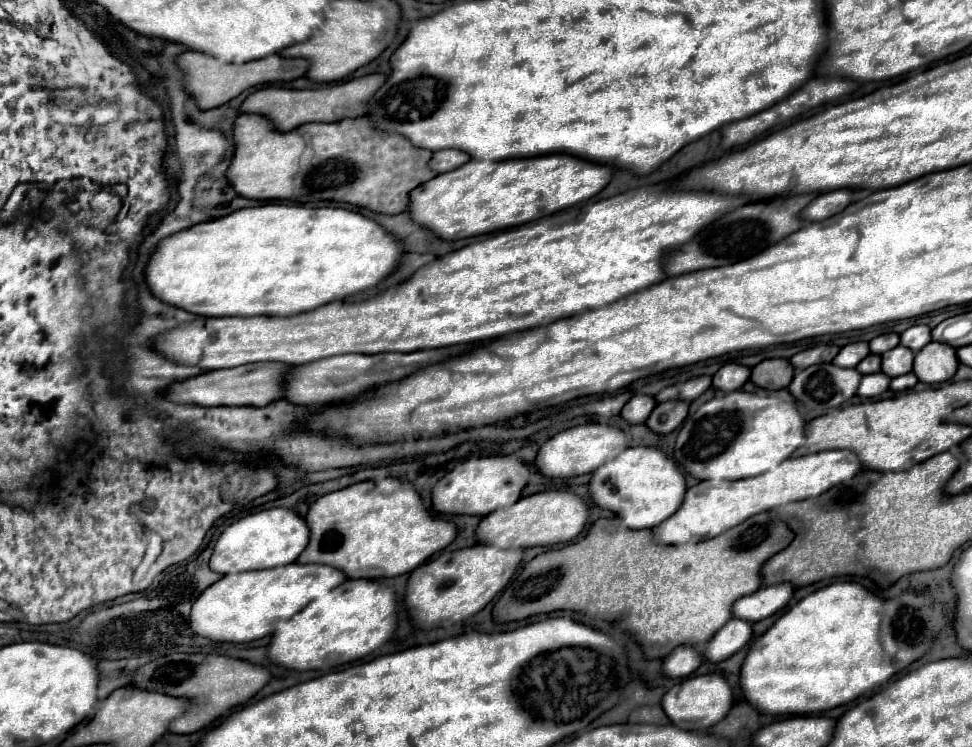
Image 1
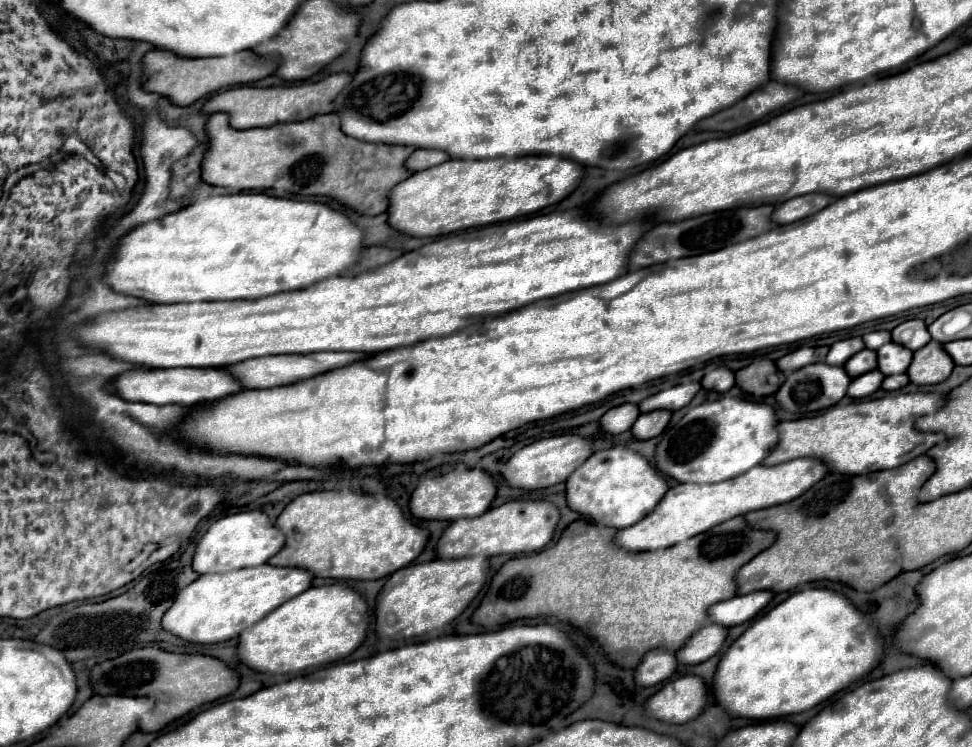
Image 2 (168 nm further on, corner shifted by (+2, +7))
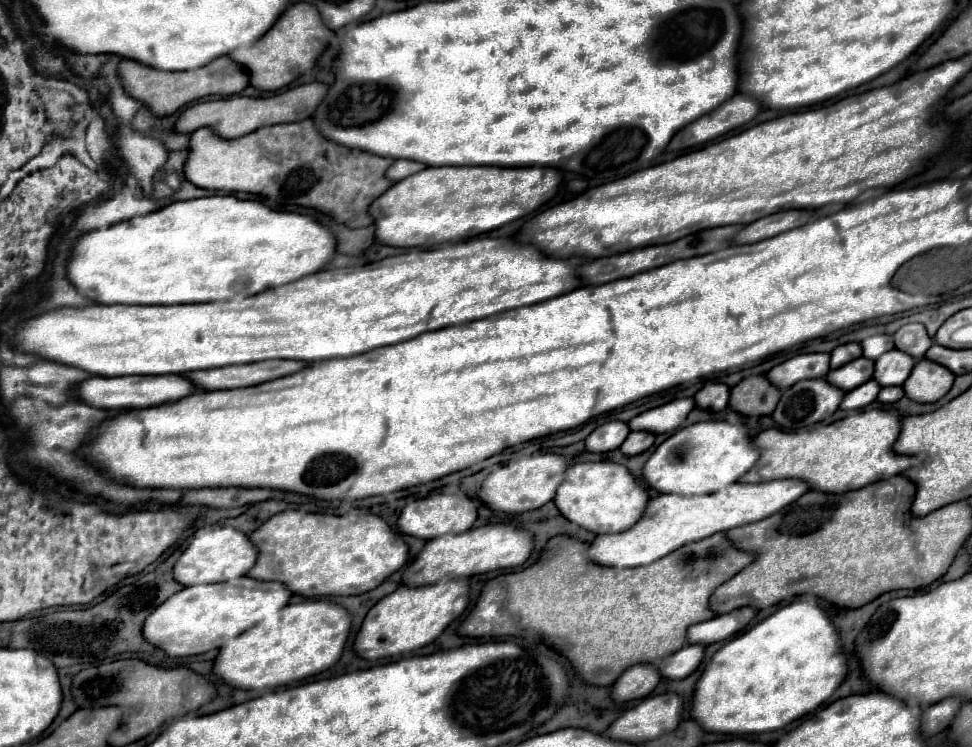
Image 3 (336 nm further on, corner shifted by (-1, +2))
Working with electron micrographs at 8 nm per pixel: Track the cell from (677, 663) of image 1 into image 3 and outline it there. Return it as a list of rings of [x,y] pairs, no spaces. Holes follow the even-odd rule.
[[[638,664],[628,668],[610,688],[610,698],[614,702],[628,702],[646,698],[656,684],[660,682],[660,674],[650,664]]]

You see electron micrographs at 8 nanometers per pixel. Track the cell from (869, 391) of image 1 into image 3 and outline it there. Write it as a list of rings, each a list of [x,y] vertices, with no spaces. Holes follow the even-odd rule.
[[[868,380],[868,382],[864,382],[864,386],[858,386],[856,390],[846,392],[842,402],[840,402],[840,408],[842,410],[860,410],[860,408],[866,408],[868,404],[872,404],[876,400],[878,392],[880,392],[878,382]]]

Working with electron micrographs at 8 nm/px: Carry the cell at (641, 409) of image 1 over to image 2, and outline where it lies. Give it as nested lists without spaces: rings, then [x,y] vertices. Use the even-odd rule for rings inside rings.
[[[623,403],[623,405],[617,405],[613,409],[609,409],[603,417],[601,417],[601,427],[607,431],[607,433],[623,433],[627,429],[633,427],[635,419],[639,417],[639,405],[635,403]]]

